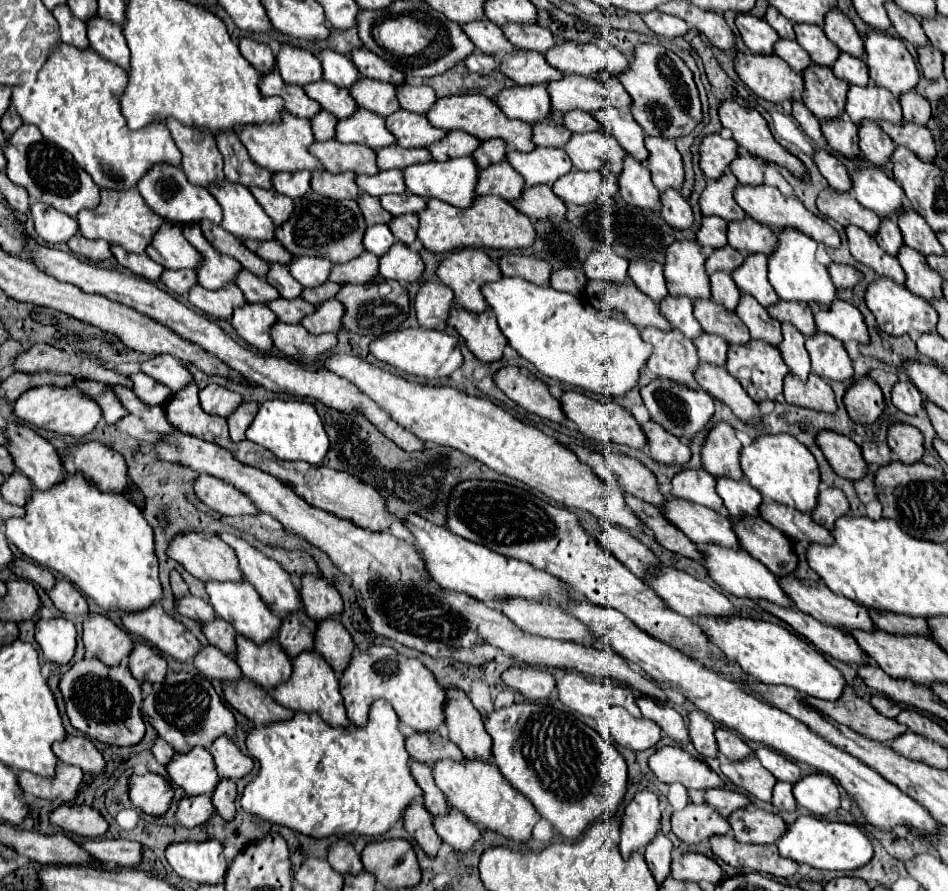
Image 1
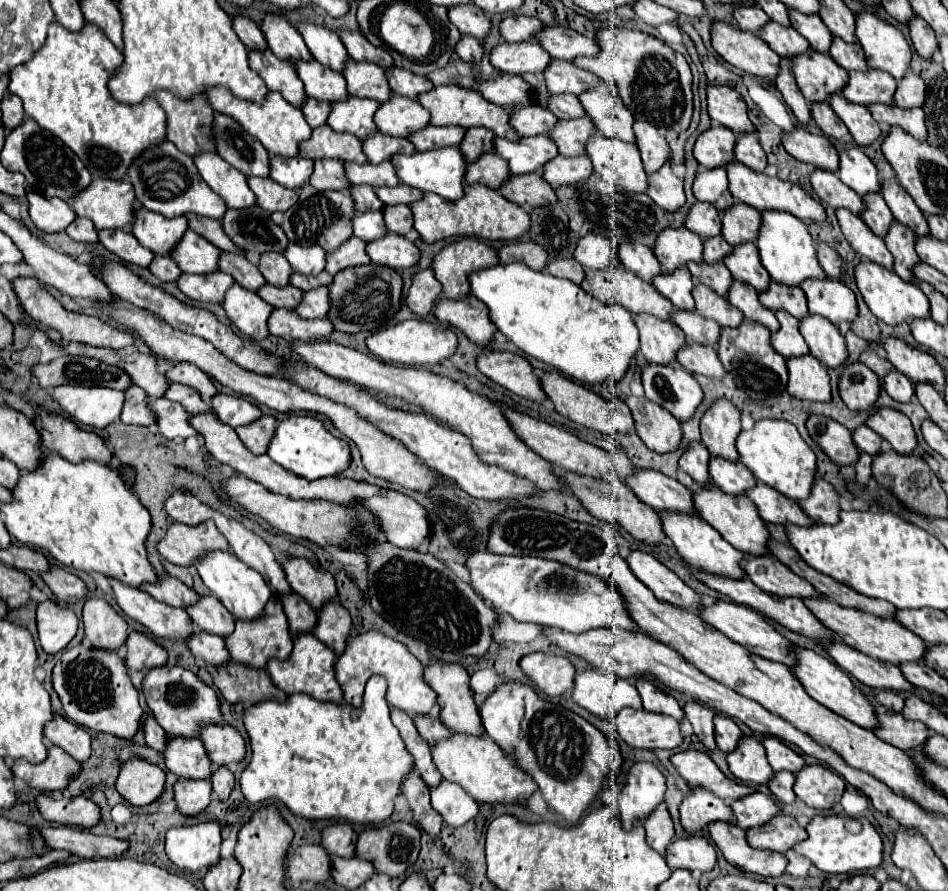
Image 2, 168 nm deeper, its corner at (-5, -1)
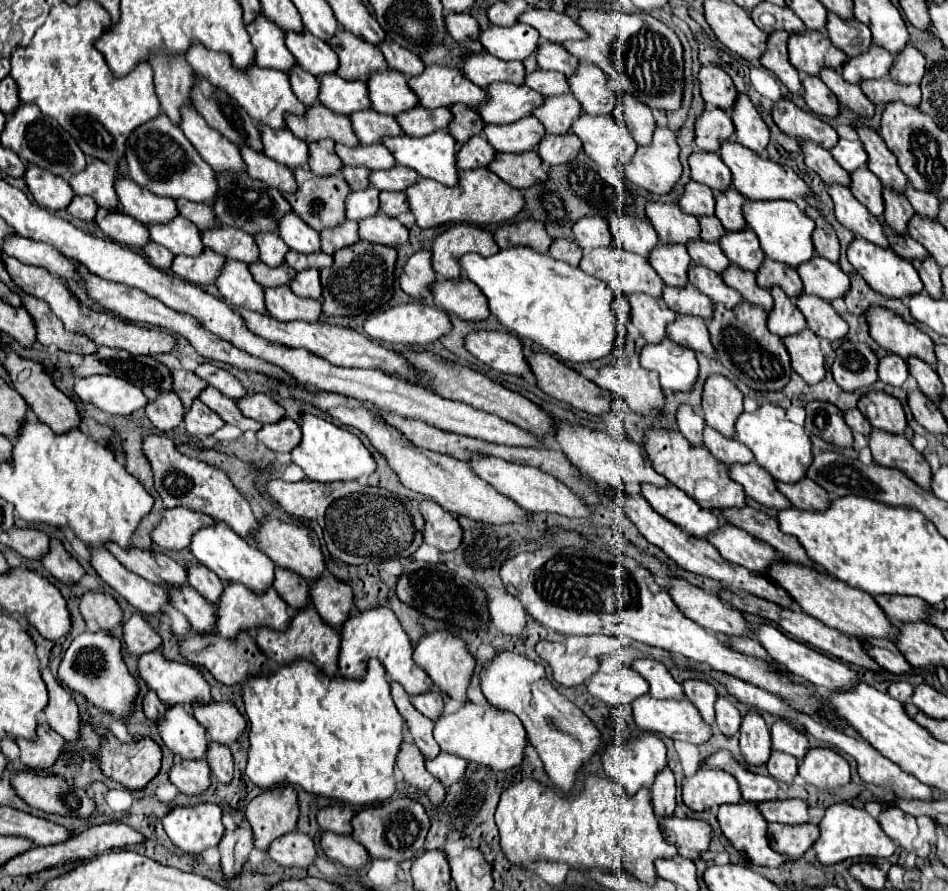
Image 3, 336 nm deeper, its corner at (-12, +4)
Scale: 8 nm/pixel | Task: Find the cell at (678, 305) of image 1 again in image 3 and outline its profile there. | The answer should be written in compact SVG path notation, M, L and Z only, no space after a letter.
M658 244L650 254L650 264L668 286L674 288L688 286L688 268L692 260L686 252L686 246Z

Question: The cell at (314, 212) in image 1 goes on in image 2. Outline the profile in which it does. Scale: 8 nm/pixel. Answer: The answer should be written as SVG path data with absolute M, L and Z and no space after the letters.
M305 183L299 189L299 201L289 211L273 213L271 217L273 217L273 221L277 221L277 225L283 227L289 241L299 243L299 245L317 243L325 251L329 251L329 249L337 249L337 245L341 245L341 241L345 241L353 235L353 231L351 231L353 213L355 213L353 199L347 193L343 193L343 191L317 191L315 187Z

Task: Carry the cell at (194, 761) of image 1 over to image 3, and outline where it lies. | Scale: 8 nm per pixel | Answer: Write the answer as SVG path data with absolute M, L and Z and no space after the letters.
M184 706L168 708L158 728L166 748L172 754L184 760L206 758L206 748L208 748L206 732L200 724L196 724L196 718Z

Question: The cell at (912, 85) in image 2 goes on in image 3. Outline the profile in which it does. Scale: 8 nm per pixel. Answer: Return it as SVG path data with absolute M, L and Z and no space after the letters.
M906 46L904 52L900 52L900 56L896 56L894 66L890 70L890 78L896 80L898 84L916 84L920 86L920 80L924 76L924 56L920 50L916 50L914 46Z

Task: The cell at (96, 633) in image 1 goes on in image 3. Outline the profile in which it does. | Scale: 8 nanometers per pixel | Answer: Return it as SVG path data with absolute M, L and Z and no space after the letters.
M86 592L80 600L80 612L86 620L96 620L104 632L124 624L124 612L120 604L114 600L114 596L104 592Z

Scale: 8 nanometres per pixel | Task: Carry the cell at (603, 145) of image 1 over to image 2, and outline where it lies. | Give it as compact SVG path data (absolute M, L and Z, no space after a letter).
M587 115L577 119L559 119L555 127L549 131L549 137L557 145L561 155L577 155L585 153L585 141L595 133L593 123Z

